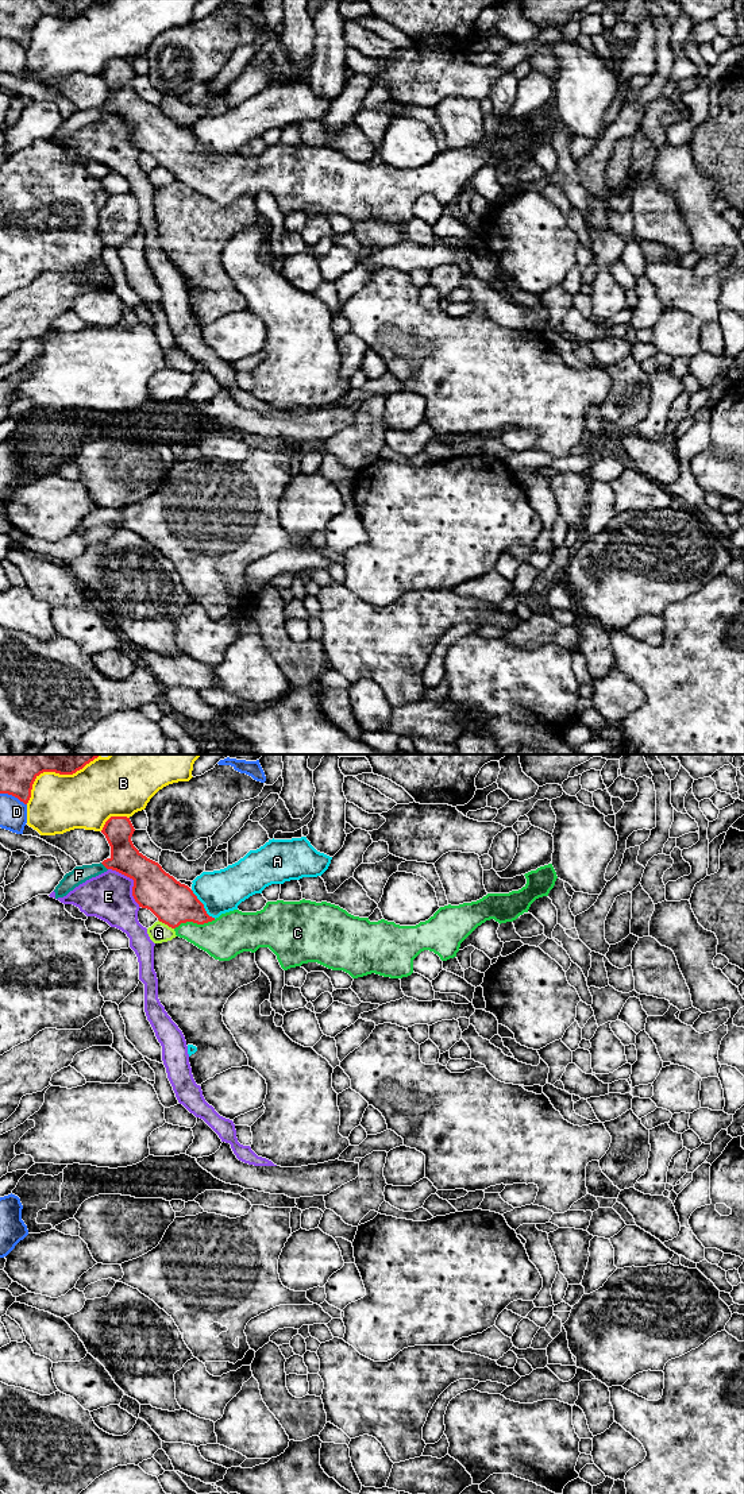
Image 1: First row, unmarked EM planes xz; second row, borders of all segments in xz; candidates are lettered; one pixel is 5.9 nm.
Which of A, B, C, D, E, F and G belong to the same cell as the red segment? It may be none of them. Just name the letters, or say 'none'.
C

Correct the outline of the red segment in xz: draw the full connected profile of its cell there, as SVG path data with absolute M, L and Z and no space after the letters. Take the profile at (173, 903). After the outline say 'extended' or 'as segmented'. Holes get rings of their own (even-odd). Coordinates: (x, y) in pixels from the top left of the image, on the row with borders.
M111 817L101 833L111 846L111 857L101 864L134 880L132 896L142 908L150 910L159 922L176 931L198 949L219 961L230 961L243 951L255 953L259 947L269 947L284 970L317 962L332 970L343 970L352 978L371 973L402 978L413 973L413 960L424 950L433 951L442 961L456 957L460 943L482 923L494 919L506 923L528 912L531 904L548 896L558 879L552 864L525 873L527 884L509 893L487 893L482 899L459 906L440 907L428 920L416 926L400 926L381 919L370 922L348 914L339 906L321 902L267 902L257 912L234 910L212 918L193 891L166 873L162 866L143 856L132 843L135 829L127 817Z | extended

